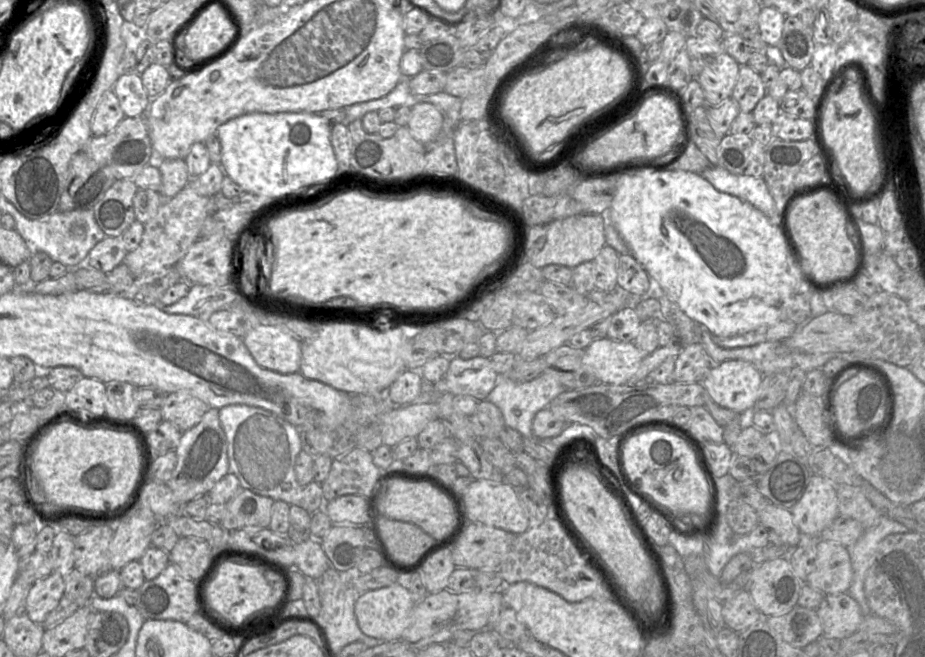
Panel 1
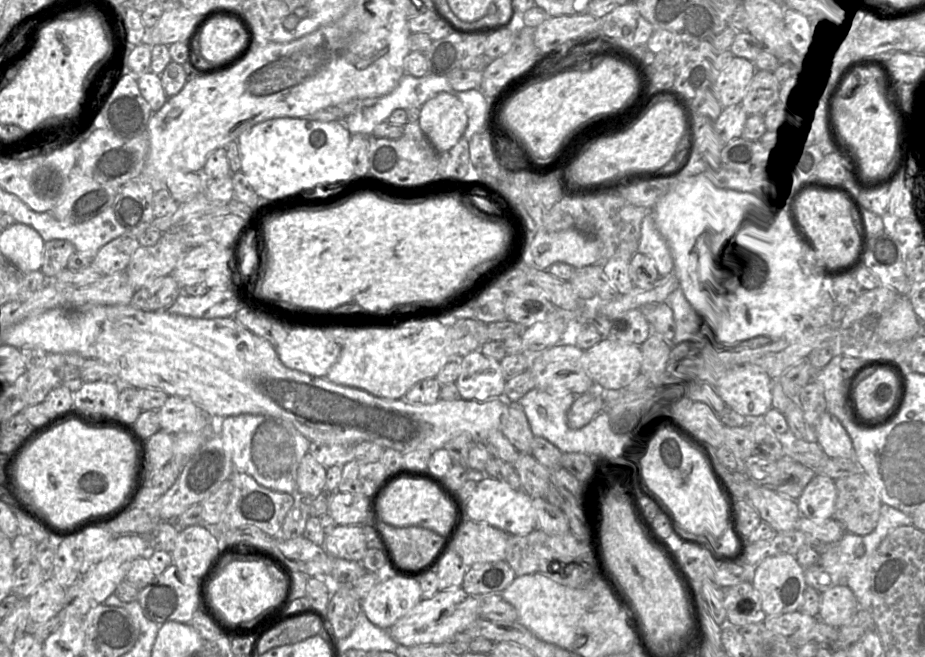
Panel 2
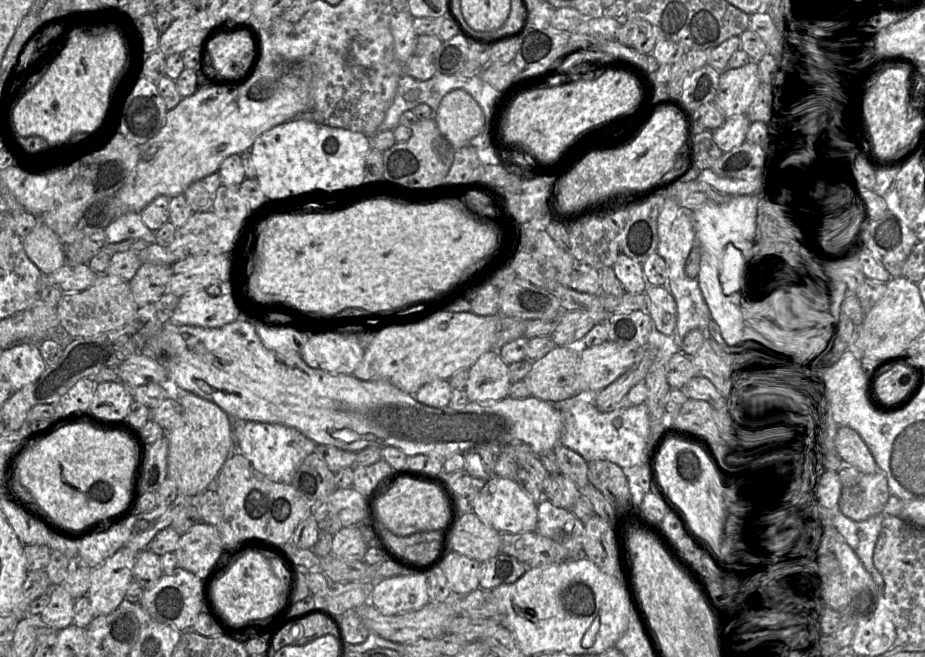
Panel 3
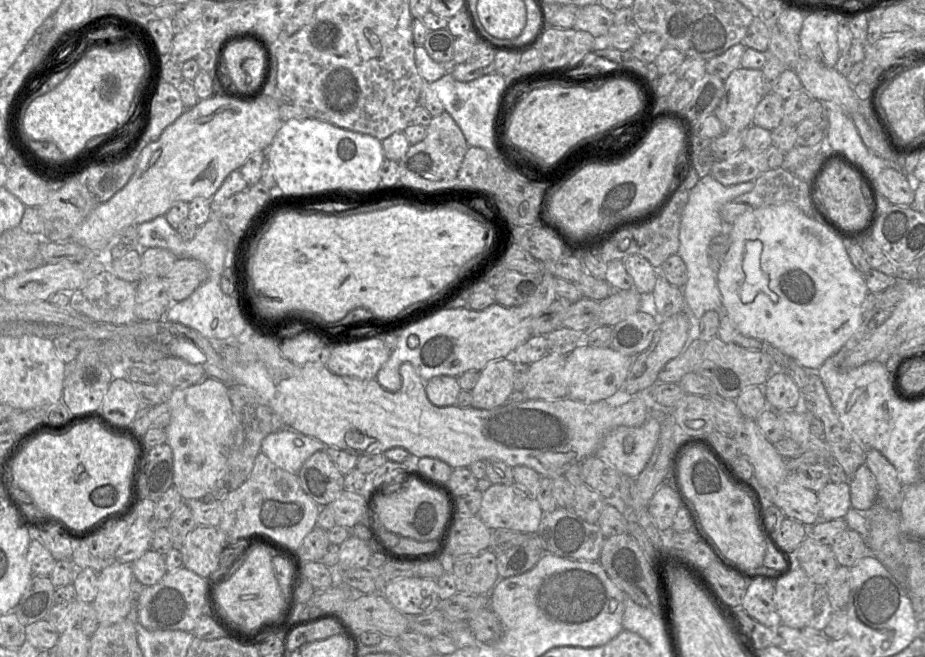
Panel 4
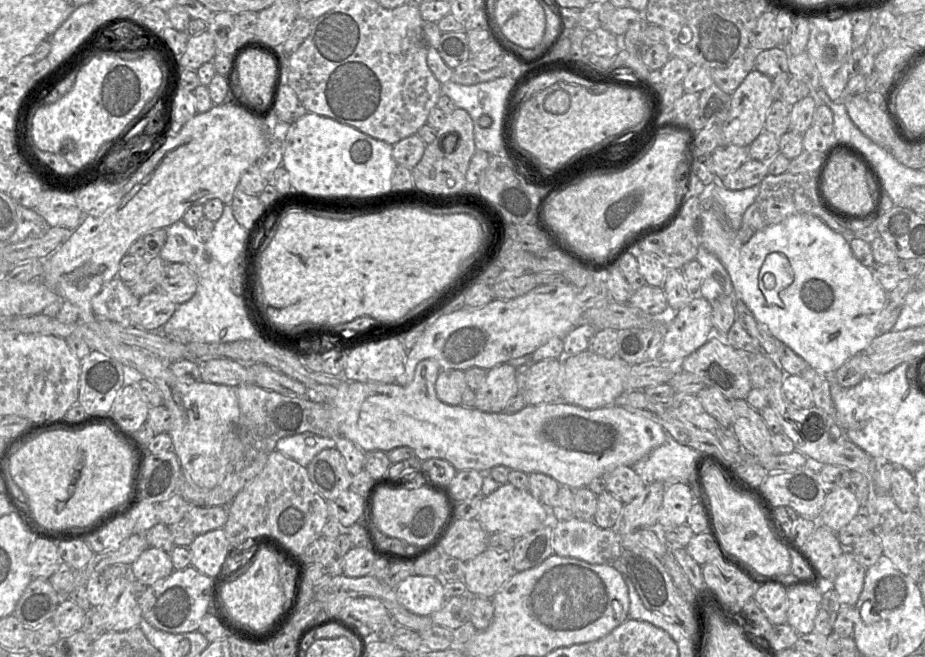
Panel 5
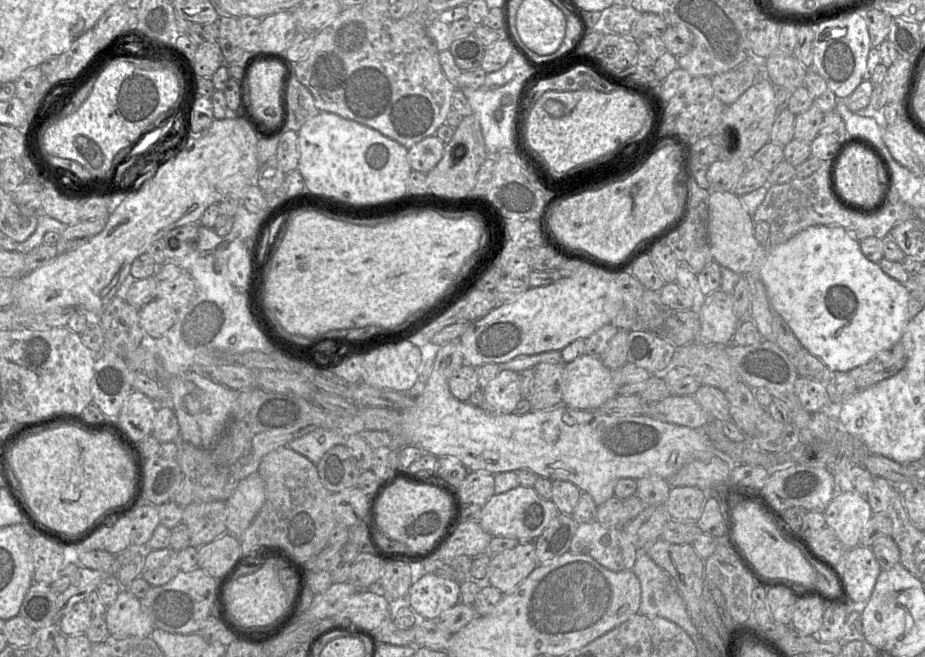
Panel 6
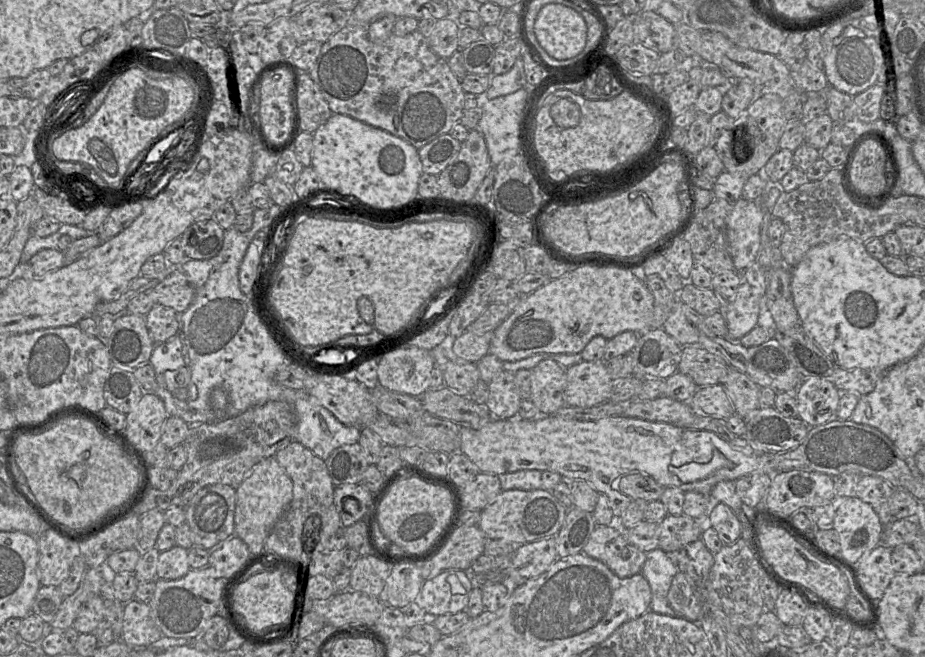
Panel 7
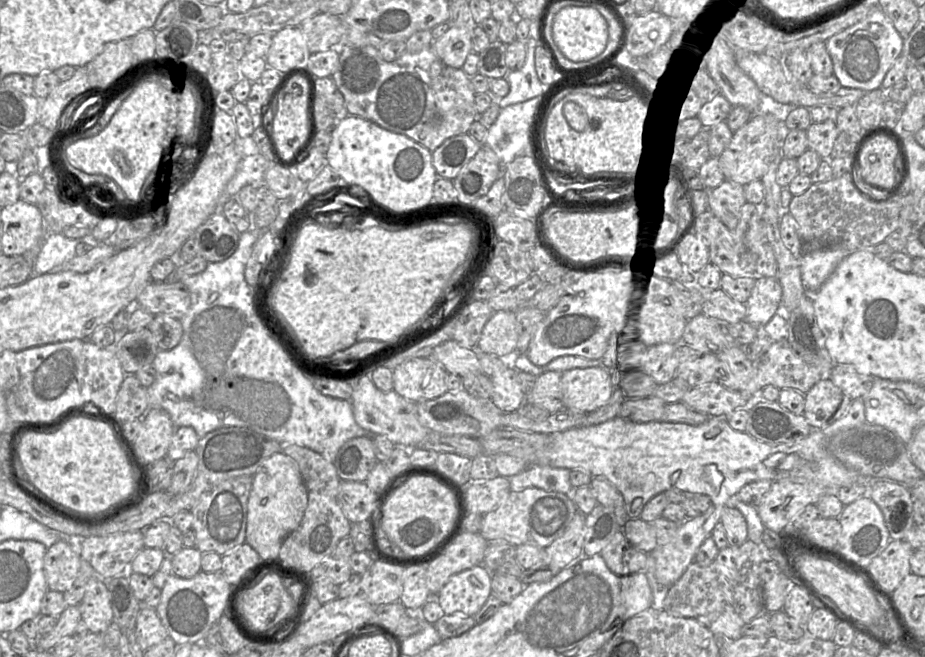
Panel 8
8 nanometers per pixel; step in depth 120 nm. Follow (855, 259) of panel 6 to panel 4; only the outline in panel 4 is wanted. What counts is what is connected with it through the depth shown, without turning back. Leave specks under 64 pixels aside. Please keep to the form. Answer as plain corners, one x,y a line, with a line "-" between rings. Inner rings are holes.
781,204
749,211
734,221
731,225
731,245
718,269
717,284
725,312
740,333
763,343
770,343
784,355
796,361
807,372
817,372
826,360
846,346
862,323
863,303
869,294
865,277
855,269
848,256
845,239
824,223
806,215
793,204

